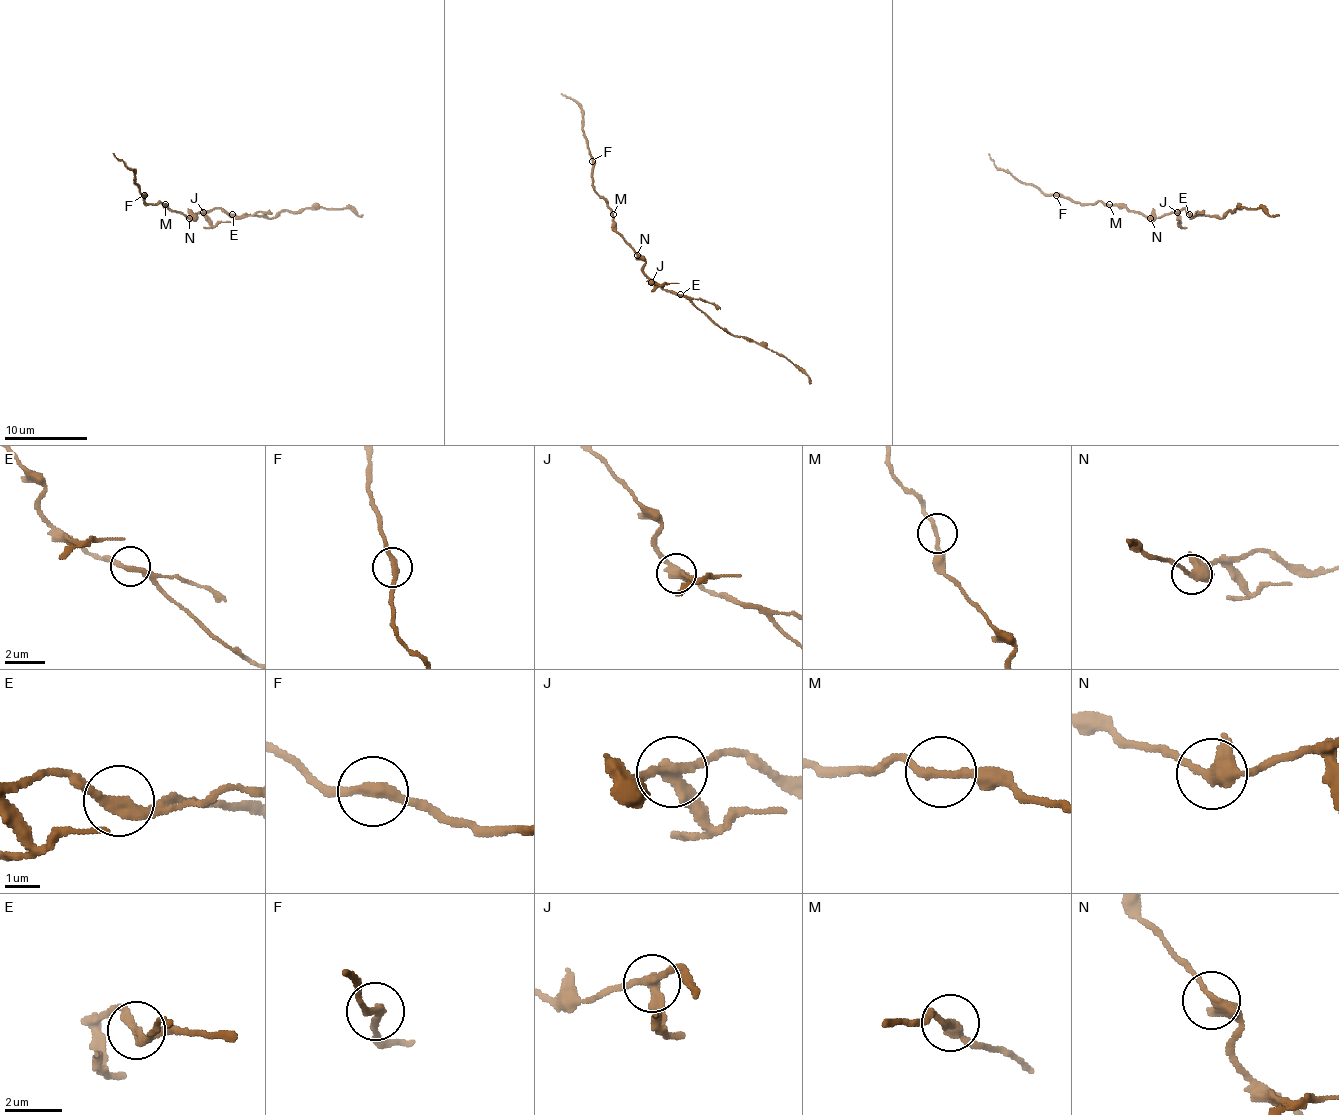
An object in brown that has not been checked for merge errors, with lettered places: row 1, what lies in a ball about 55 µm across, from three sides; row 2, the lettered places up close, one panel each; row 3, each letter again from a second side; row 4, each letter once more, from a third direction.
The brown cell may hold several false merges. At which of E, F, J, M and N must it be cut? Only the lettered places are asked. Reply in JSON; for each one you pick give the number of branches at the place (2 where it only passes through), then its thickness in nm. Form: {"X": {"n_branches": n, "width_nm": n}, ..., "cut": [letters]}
{"E": {"n_branches": 2, "width_nm": 280}, "J": {"n_branches": 3, "width_nm": 300}, "cut": ["E", "J"]}

